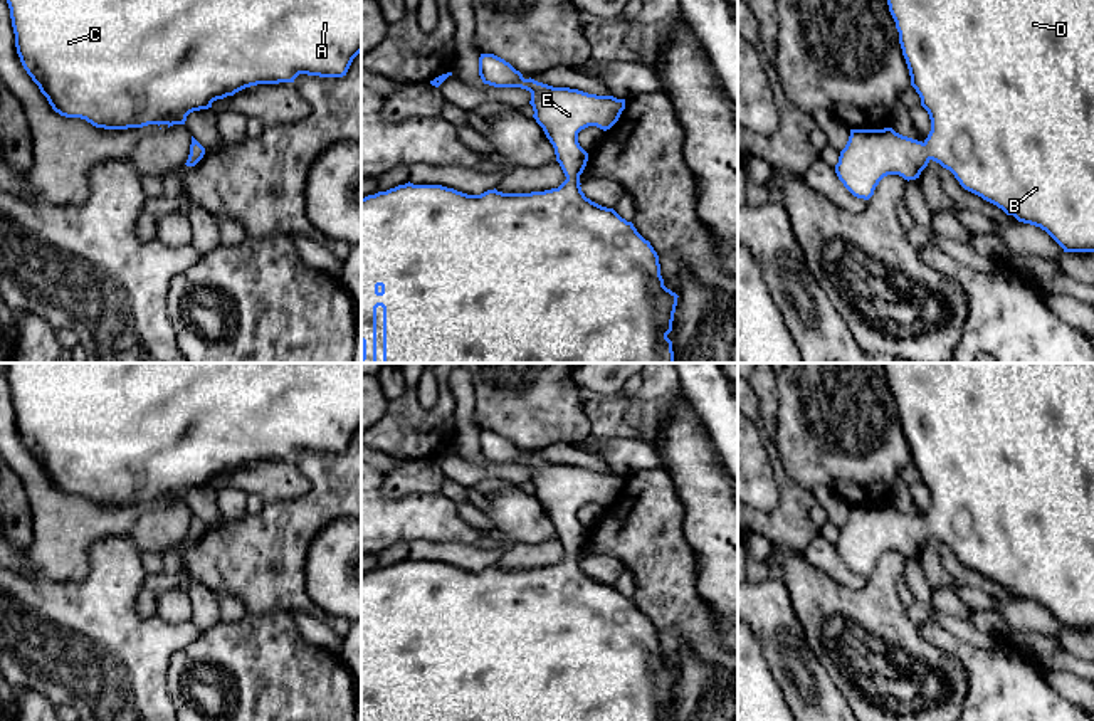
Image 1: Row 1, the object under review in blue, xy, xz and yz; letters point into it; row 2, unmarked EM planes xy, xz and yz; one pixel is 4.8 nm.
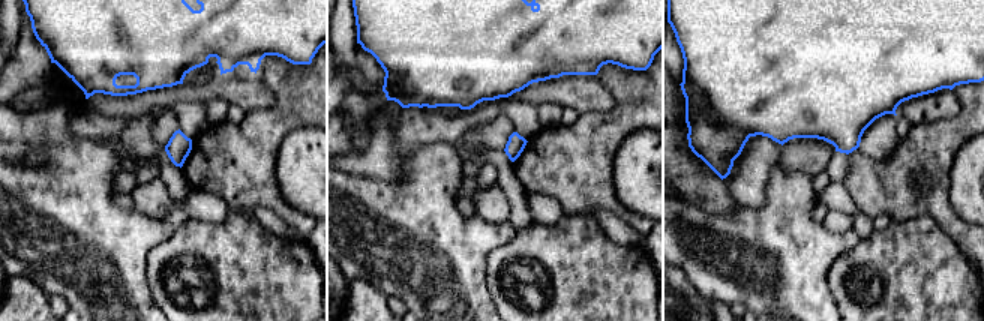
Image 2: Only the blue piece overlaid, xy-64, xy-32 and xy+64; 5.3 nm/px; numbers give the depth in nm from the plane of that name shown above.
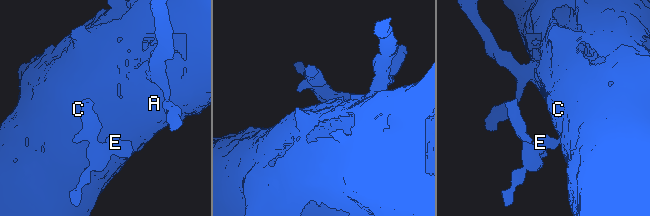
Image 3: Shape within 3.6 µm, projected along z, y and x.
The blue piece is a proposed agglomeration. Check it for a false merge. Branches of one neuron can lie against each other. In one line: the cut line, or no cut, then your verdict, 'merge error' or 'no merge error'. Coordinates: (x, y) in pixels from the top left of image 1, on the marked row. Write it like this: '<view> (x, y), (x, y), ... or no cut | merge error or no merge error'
no cut | no merge error

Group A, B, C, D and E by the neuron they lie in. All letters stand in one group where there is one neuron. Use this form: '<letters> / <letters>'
A B C D E

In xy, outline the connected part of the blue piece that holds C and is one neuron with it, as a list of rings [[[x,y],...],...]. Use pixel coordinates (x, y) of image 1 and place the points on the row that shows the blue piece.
[[[7,0],[20,62],[55,113],[81,118],[96,128],[128,129],[148,124],[185,124],[193,111],[257,84],[294,82],[299,74],[346,76],[361,52],[361,0]]]

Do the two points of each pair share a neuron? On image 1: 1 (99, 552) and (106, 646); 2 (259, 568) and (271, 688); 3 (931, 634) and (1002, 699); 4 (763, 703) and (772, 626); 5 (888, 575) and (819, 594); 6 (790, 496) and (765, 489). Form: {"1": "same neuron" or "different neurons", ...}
{"1": "same neuron", "2": "different neurons", "3": "same neuron", "4": "different neurons", "5": "same neuron", "6": "different neurons"}

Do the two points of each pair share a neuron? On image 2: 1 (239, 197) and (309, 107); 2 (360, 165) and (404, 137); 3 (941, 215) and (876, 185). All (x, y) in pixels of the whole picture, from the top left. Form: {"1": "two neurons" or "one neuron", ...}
{"1": "one neuron", "2": "one neuron", "3": "one neuron"}

